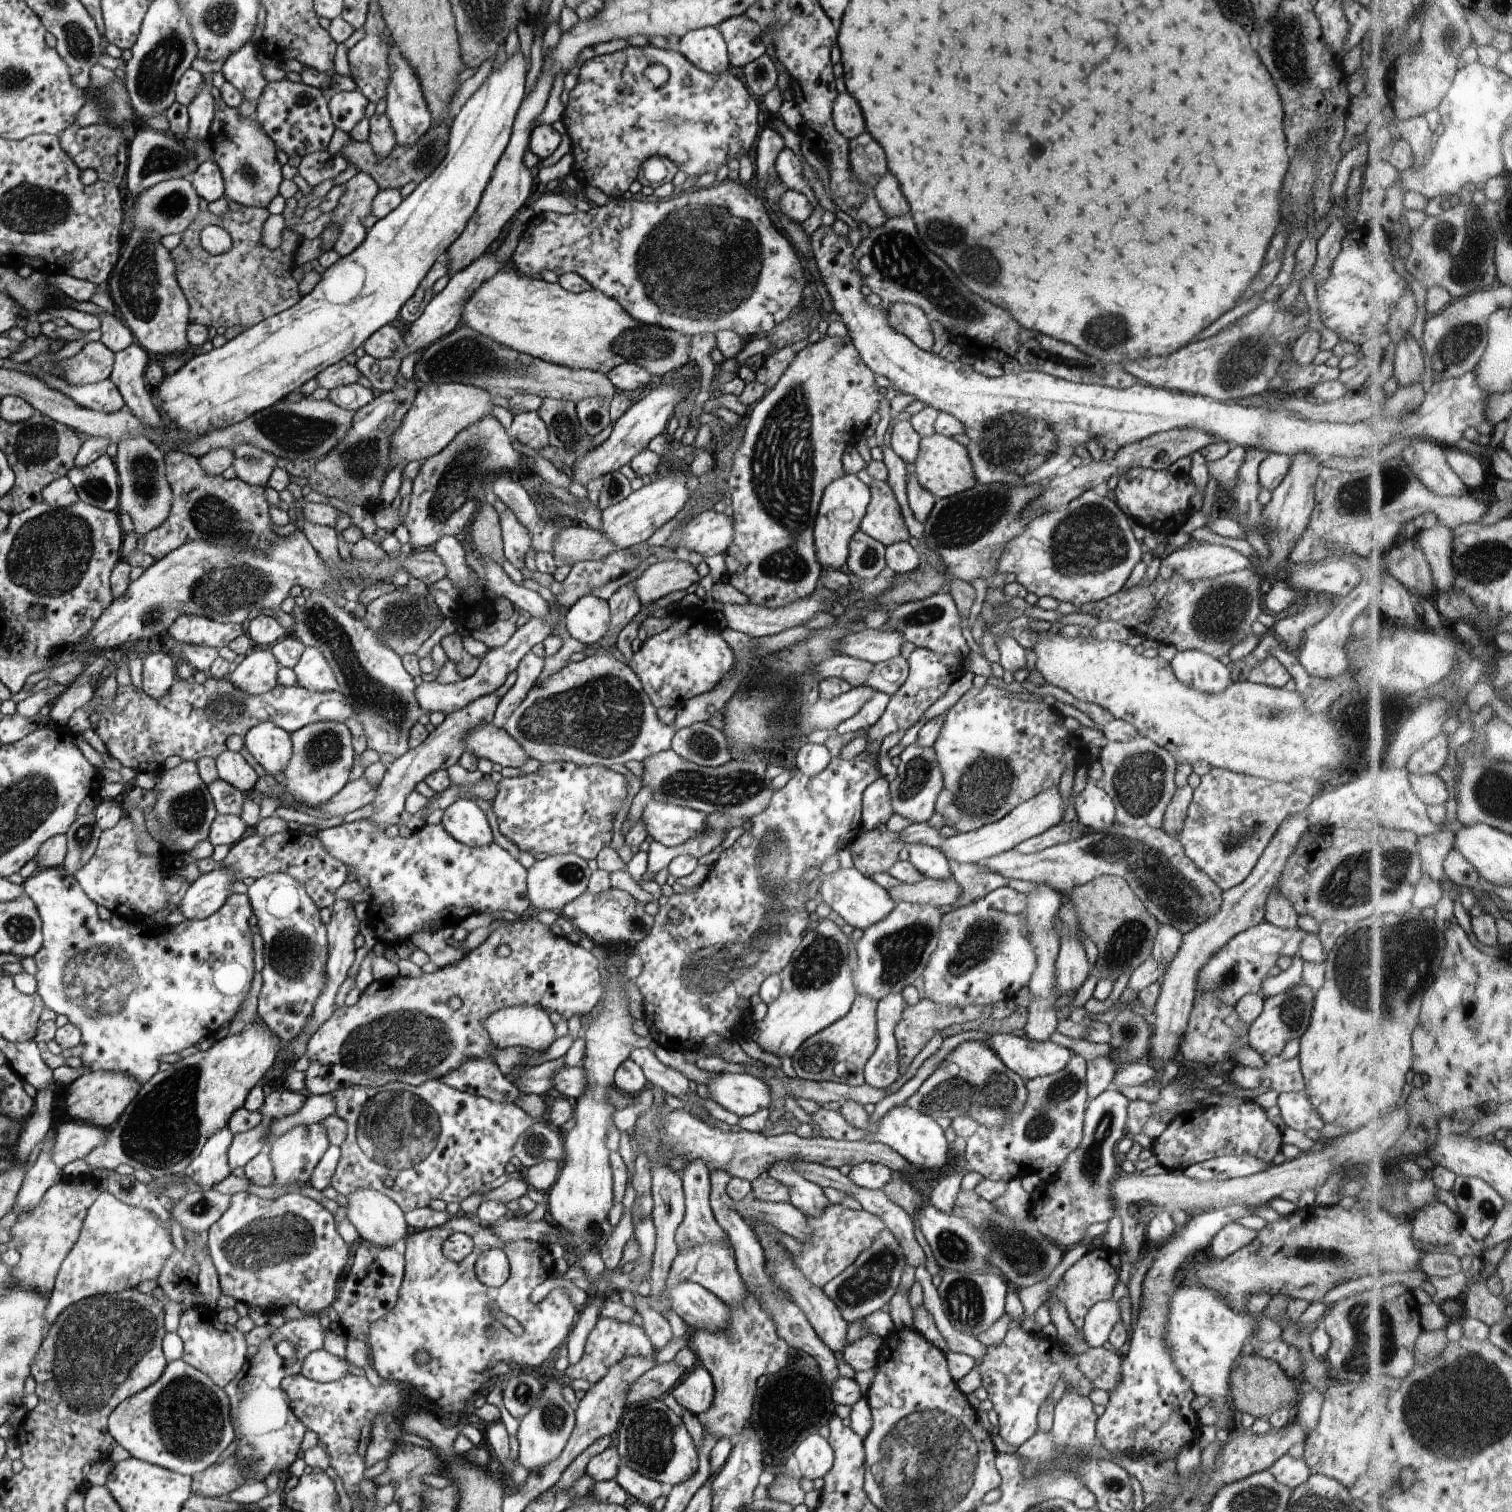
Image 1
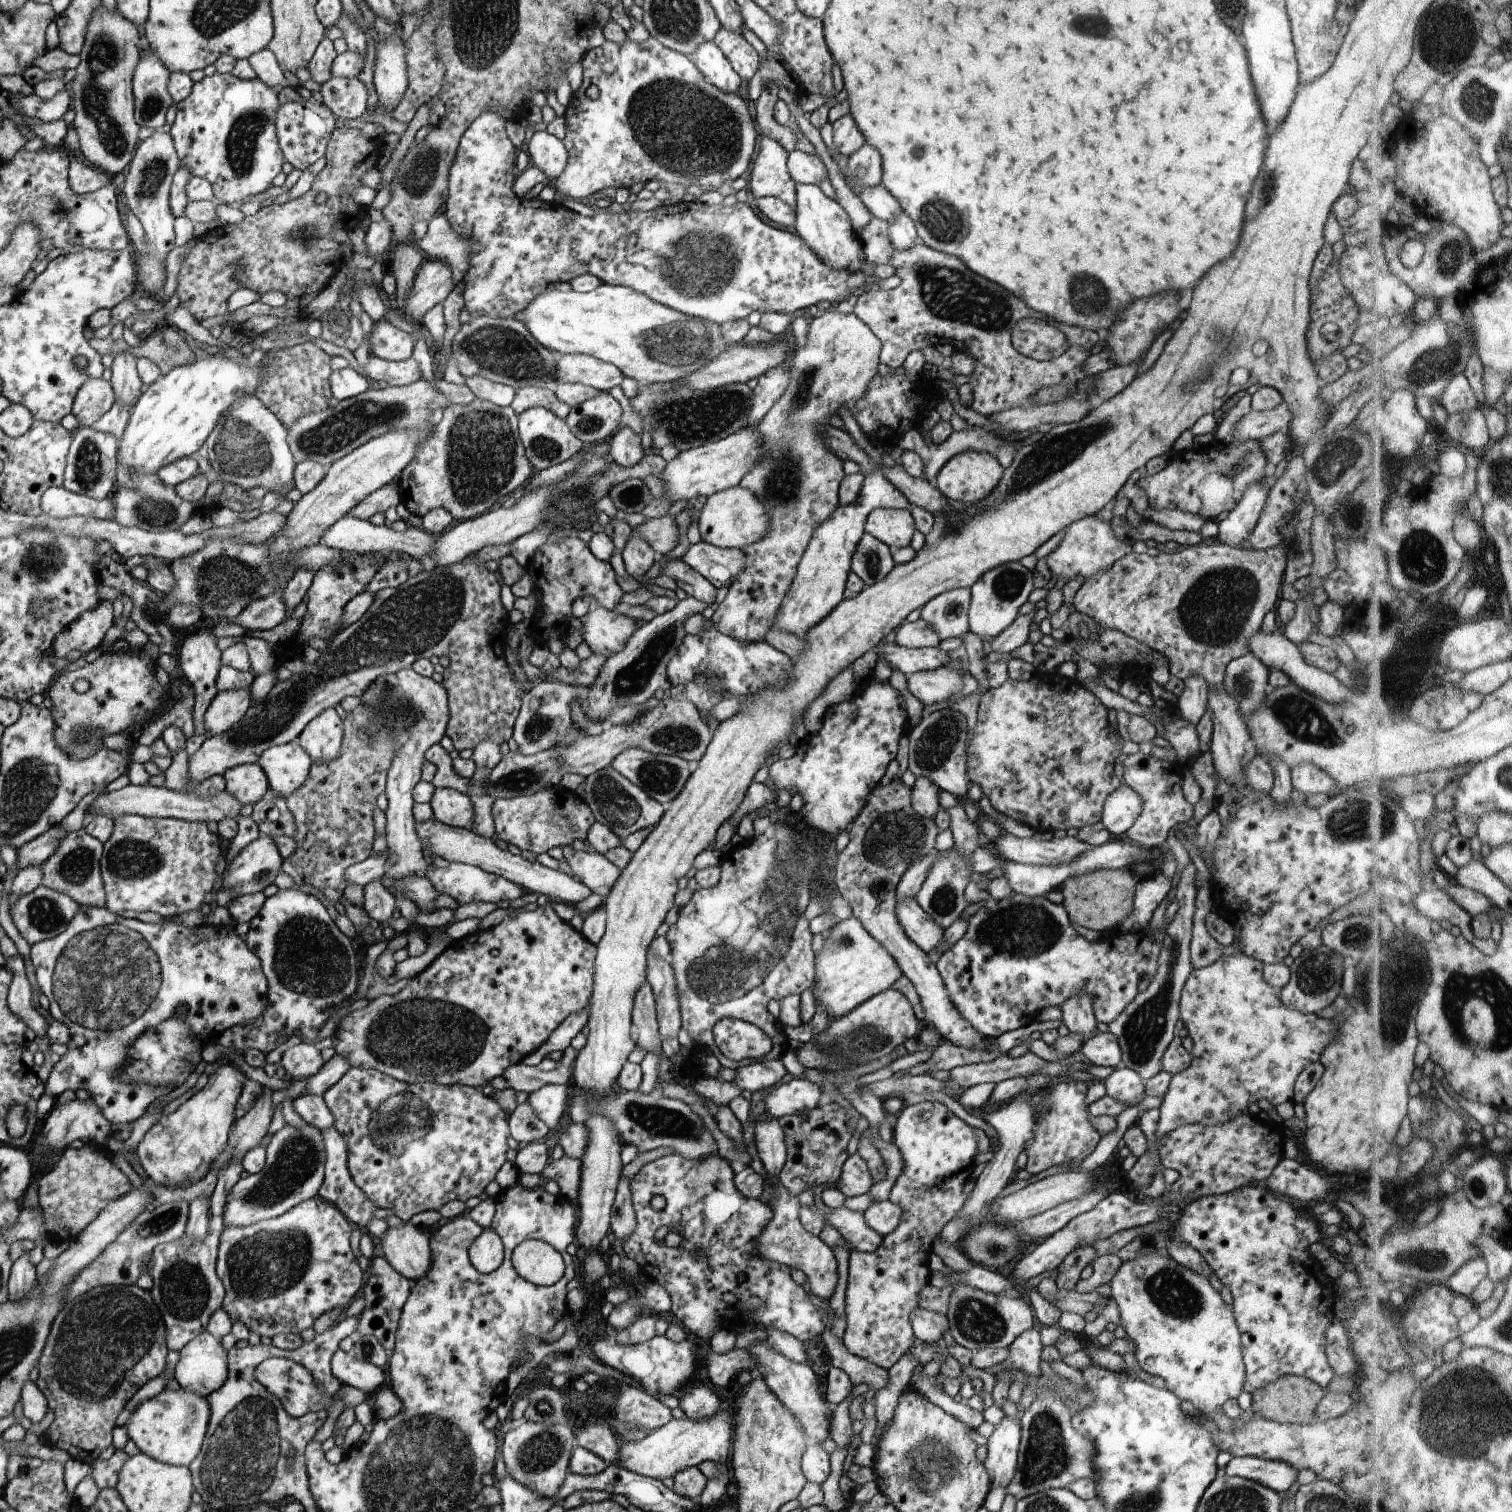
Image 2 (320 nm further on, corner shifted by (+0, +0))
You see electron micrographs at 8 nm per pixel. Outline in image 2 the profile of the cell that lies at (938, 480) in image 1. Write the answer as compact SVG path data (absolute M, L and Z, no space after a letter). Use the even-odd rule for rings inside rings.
M964 451L948 459L937 474L936 486L950 500L960 500L965 505L974 505L992 494L1003 475L1003 468L996 457L982 451Z

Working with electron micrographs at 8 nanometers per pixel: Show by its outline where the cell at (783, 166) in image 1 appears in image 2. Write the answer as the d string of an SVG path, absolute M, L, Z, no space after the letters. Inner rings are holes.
M792 151L787 160L788 174L795 184L820 185L826 178L827 169L817 154Z

